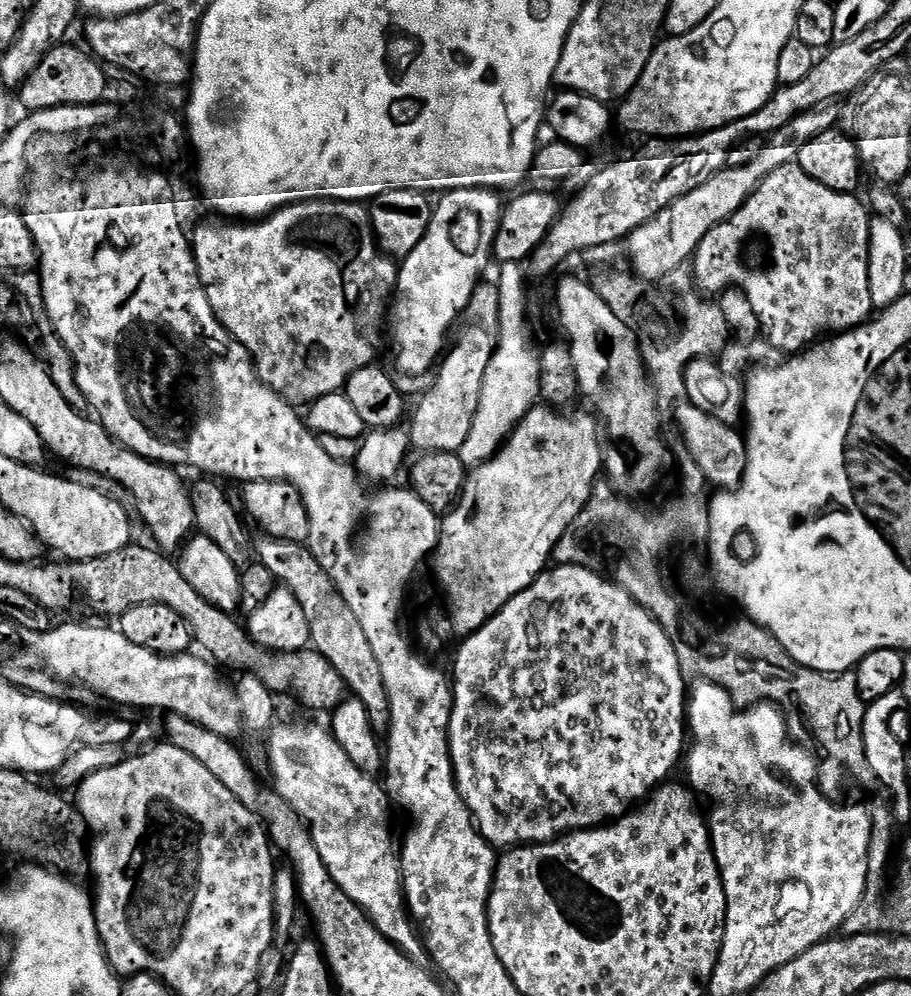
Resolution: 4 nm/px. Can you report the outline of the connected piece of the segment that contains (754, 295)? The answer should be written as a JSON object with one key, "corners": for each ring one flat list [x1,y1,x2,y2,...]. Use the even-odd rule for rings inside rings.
{"corners":[[793,162,774,170,760,185,754,190,754,194,745,202,739,210,728,220,722,221,696,248,691,259,694,264,694,274,696,275,696,287,704,294,719,294,726,288,741,288,750,298,750,303,754,306,754,314,758,314,763,335,772,339,772,344,776,348,781,348,787,354,800,354,804,349,817,343,821,338,829,334,839,334,848,332,851,328,857,328,865,323,873,315,872,299,870,298,870,226,873,217,866,207,865,201,859,195,850,192,835,192,830,190,830,186,822,186,822,182,816,182,802,170,800,165]]}

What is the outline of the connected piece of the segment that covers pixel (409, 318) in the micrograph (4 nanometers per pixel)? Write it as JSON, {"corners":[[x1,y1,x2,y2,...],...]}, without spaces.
{"corners":[[463,188,443,193,435,201,426,238,422,238,399,265,394,303,390,308,390,328,392,324,396,364,408,376,433,371,446,348,444,335,451,330,460,311,471,300,473,303,484,267,494,256,502,211,502,200,496,196,499,195,490,188]]}

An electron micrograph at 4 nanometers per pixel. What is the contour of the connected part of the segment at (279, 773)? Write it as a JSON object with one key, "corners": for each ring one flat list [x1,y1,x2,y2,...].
{"corners":[[280,724,267,733,268,739,268,764,272,767,272,776,276,792,282,798,286,798,286,802,290,802,290,806,301,816,305,824,312,829,312,837,314,838,314,846,318,846,318,854,322,854,322,862,326,862,326,866,334,882,337,883,350,899,354,899,358,905,367,913,373,924,378,930,392,943,396,944,410,959,420,962,423,961,423,956,426,956,426,944,422,939,421,933,418,931,417,925,414,923,404,898,404,876,400,872,400,857,398,855,398,844,392,841,392,816,388,813,390,809,390,797,380,784,369,773,358,770,358,766,354,766,354,762,350,762,350,757,347,756,346,750,342,750,342,746,338,743,327,727,324,728,320,724]]}

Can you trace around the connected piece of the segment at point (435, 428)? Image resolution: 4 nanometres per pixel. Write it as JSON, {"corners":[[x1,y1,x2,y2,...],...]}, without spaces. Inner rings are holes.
{"corners":[[479,326,468,328,456,340,456,345,447,349,446,355,439,361,436,381,432,389,420,400,416,413,412,416,411,447,425,452,455,452,459,453,462,442,466,442,466,434,470,434,470,426,478,414,478,398,482,394,482,378,486,378,486,366,490,366,494,338]]}

